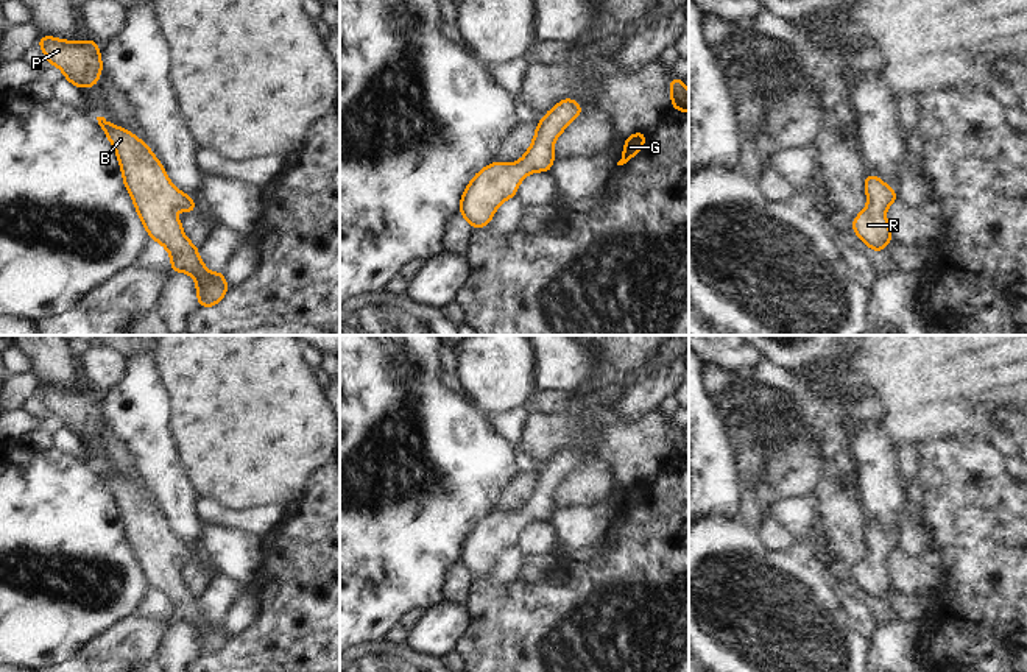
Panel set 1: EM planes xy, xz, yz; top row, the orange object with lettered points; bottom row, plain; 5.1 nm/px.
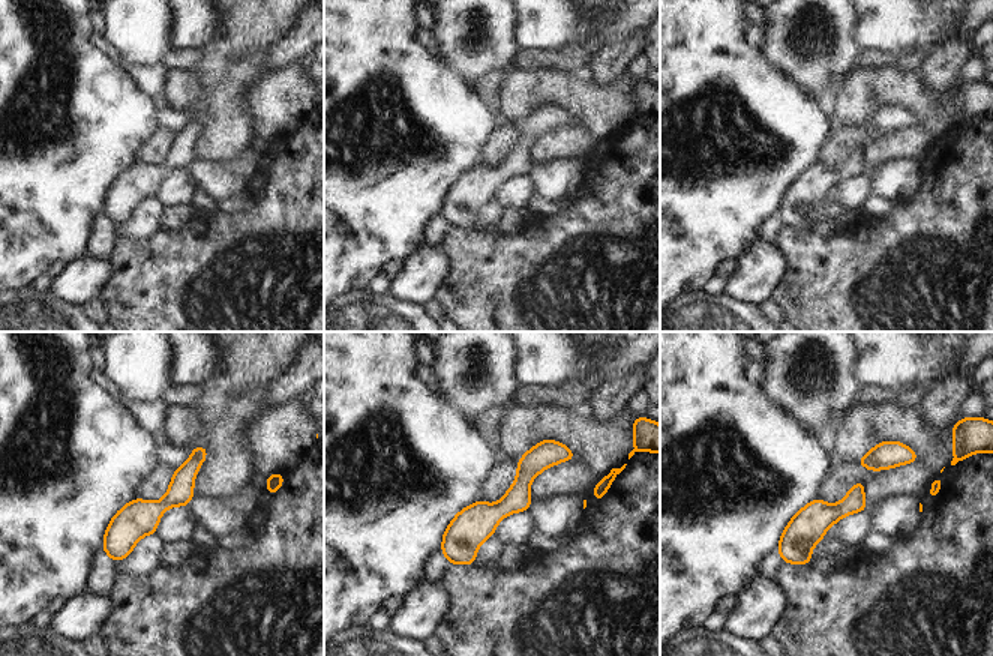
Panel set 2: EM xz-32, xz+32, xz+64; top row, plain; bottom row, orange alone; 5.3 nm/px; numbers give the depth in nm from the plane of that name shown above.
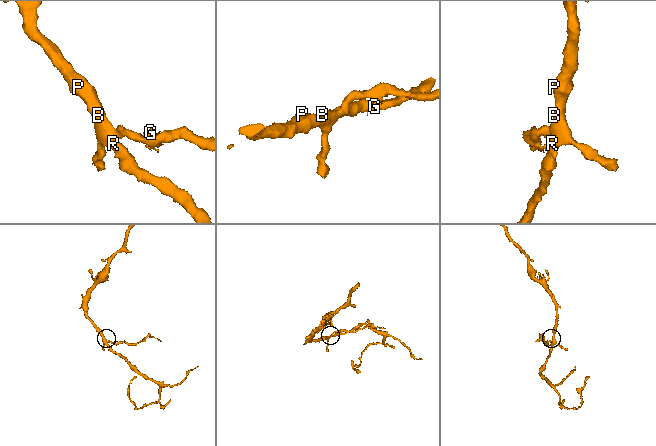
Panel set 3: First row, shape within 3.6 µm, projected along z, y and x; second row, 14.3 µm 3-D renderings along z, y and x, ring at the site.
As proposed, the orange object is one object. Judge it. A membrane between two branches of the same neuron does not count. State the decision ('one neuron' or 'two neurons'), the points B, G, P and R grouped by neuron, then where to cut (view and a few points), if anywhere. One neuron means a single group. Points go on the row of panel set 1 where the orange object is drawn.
one neuron; B G P R; no cut

